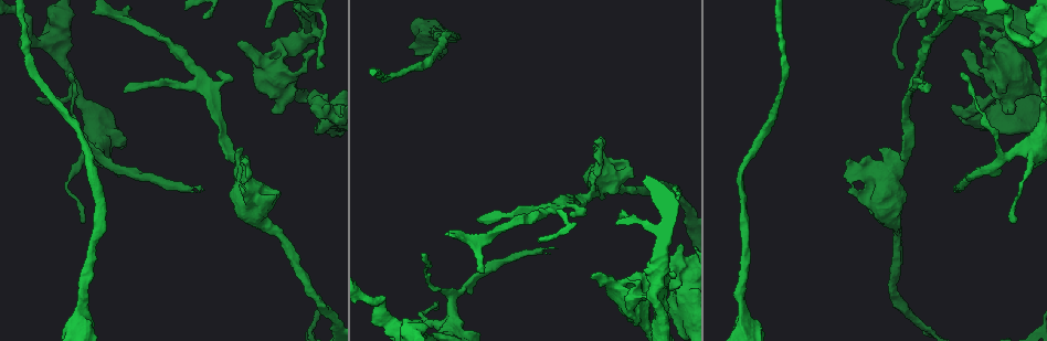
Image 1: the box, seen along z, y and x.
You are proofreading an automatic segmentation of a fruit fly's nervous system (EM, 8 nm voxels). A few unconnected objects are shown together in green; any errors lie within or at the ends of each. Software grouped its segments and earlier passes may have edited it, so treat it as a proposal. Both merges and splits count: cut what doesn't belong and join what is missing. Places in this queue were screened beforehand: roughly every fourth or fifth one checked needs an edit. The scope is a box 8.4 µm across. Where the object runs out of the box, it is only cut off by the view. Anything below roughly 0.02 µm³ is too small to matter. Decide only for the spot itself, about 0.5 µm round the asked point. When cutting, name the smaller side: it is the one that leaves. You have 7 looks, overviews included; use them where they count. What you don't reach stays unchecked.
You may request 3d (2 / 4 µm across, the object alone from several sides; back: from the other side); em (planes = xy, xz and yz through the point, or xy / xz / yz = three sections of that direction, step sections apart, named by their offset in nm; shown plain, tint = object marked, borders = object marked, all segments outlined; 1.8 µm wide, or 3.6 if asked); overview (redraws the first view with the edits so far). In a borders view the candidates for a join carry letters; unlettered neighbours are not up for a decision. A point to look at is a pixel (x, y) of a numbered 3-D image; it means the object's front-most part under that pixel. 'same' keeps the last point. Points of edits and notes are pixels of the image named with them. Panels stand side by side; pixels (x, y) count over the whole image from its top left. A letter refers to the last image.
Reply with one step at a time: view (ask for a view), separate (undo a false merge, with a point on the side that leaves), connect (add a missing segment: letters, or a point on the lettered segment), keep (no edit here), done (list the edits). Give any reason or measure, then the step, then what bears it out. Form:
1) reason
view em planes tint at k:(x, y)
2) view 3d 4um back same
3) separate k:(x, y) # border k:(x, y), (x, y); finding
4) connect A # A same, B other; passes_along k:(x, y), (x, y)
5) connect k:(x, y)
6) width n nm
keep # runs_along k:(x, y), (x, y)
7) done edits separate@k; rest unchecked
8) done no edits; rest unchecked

free end
view 3d 4um at 1:(239, 184)

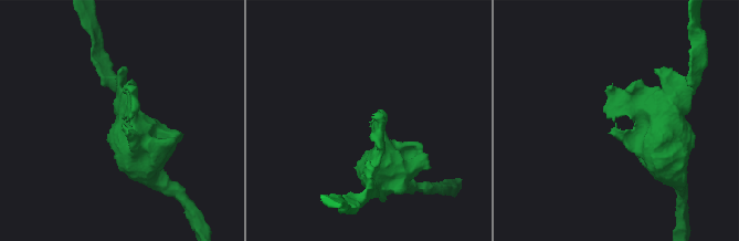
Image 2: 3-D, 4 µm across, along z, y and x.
now the EM
view em planes borders at 2:(616, 124)

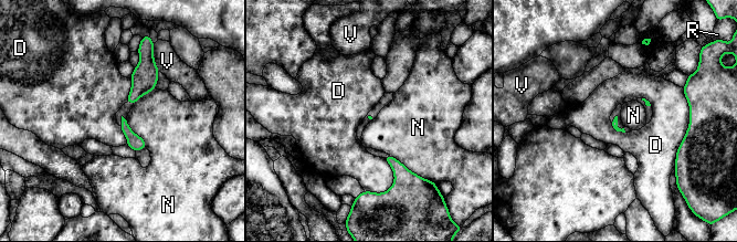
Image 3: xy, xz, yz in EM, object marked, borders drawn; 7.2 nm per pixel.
keep # D other, N other, R other, V other; border 3:(390, 155), (420, 176); no lettered segment goes on from it

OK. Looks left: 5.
branch stops here
view 3d 4um at 1:(543, 248)

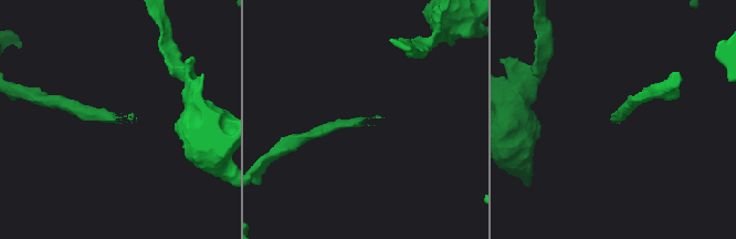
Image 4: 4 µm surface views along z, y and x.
need the tissue
view em xz step 8 tint at 4:(364, 118)

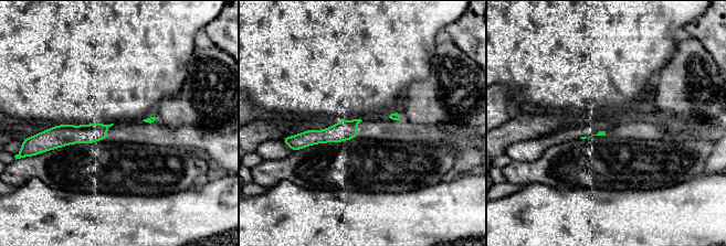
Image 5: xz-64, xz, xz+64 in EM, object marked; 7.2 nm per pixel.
view em planes borders same

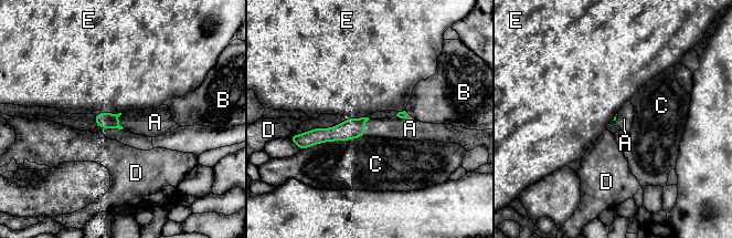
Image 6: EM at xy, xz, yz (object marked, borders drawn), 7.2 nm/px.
longest_contact C 480 nm
connect A # A same, B other, C other, D other, E other; the neuron continues

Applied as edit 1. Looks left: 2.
an open end
view 3d 2um at 1:(434, 306)

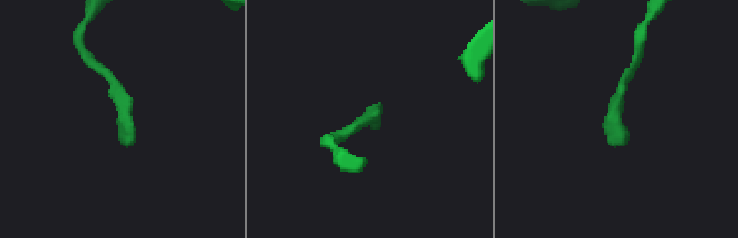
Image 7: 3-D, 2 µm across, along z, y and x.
view em planes borders at 7:(614, 145)

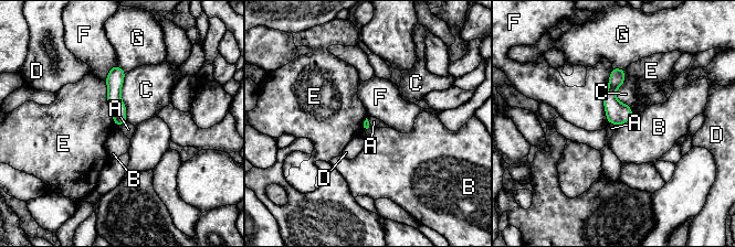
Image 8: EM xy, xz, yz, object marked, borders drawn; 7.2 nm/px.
keep # A other, B other, C other, D other, E other, F other, G other; none of them fits

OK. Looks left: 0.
done edits connect@6; rest unchecked

